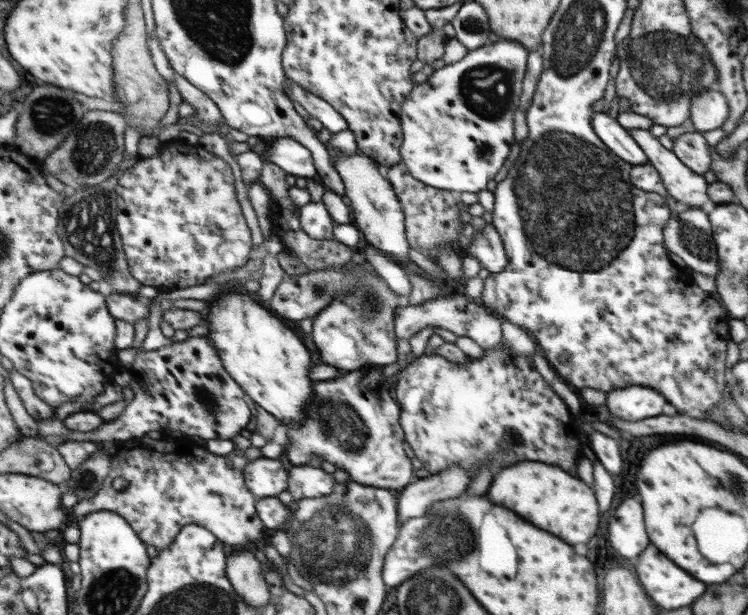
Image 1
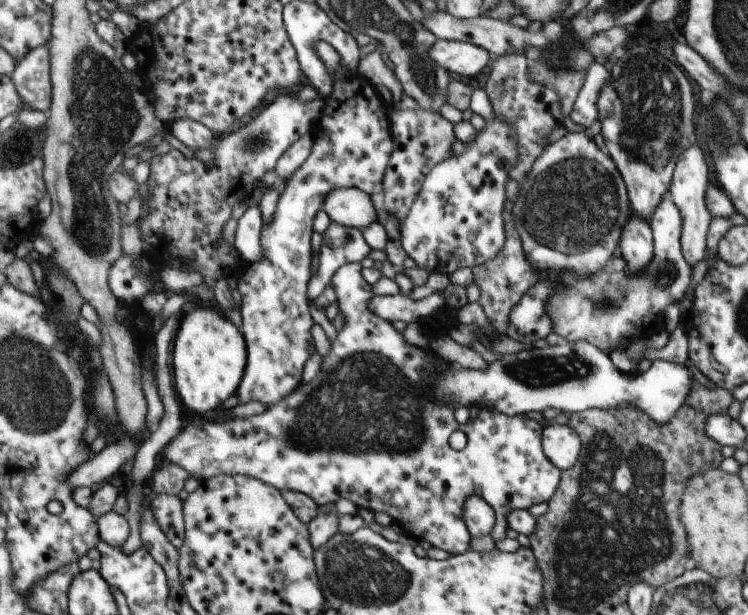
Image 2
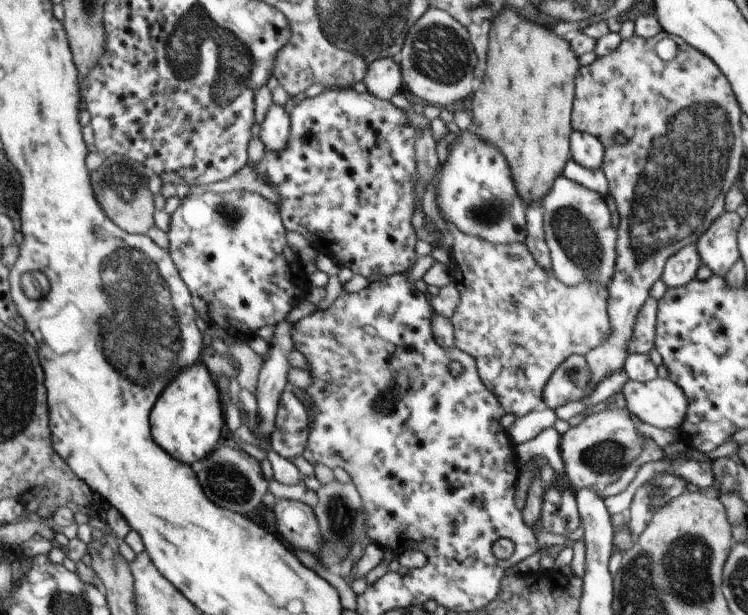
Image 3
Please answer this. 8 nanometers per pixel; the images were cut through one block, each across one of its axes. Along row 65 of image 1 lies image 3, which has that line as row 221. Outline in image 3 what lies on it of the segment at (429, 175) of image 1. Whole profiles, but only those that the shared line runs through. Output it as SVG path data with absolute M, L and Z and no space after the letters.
M474 128L462 130L448 153L446 162L440 166L440 173L434 186L435 199L444 222L454 224L464 234L477 236L492 244L496 241L500 243L524 242L526 240L526 206L516 188L515 180L512 180L510 176L510 168L504 156L490 144L482 142L476 136Z

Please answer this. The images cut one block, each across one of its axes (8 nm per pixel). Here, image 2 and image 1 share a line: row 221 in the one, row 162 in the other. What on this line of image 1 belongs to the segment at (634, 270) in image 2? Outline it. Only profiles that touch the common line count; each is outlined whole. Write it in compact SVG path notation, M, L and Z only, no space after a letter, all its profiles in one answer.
M596 113L594 129L595 133L599 135L616 156L623 158L632 166L643 165L650 161L643 148L634 140L630 130L622 127L616 119L607 113Z

